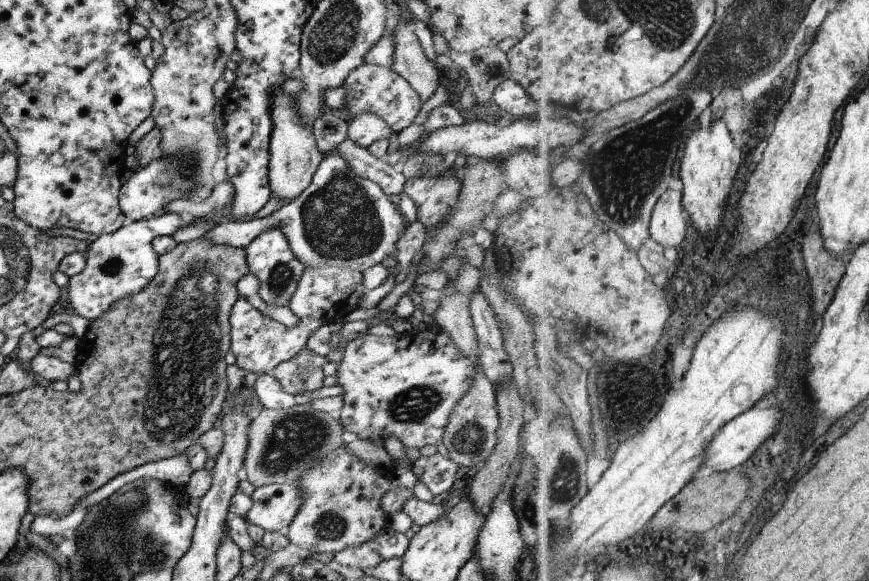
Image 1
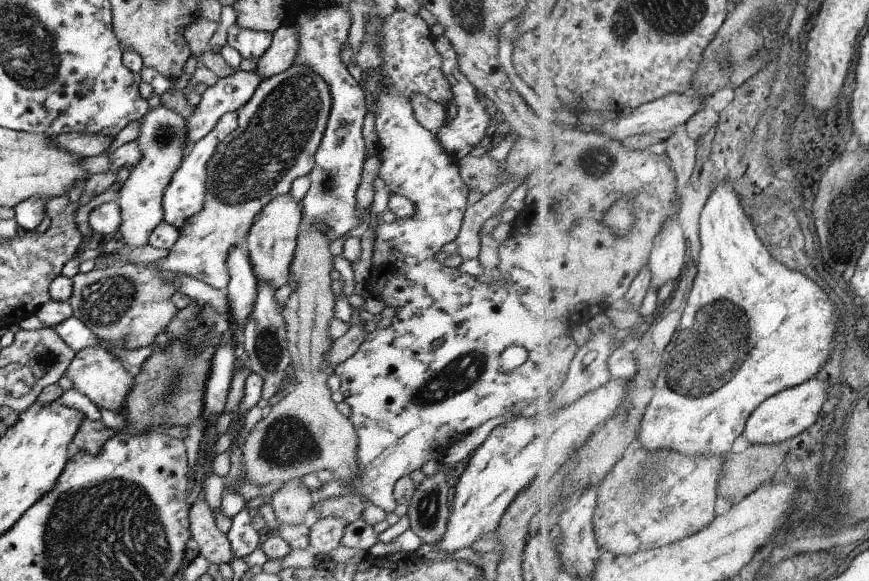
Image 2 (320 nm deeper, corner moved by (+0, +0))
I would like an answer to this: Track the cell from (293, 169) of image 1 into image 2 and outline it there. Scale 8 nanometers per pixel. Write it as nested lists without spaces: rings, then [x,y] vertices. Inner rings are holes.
[[[289,193],[274,196],[260,210],[246,234],[246,246],[251,272],[257,283],[268,285],[275,290],[288,283],[288,266],[294,255],[296,236],[300,230],[301,206]]]

